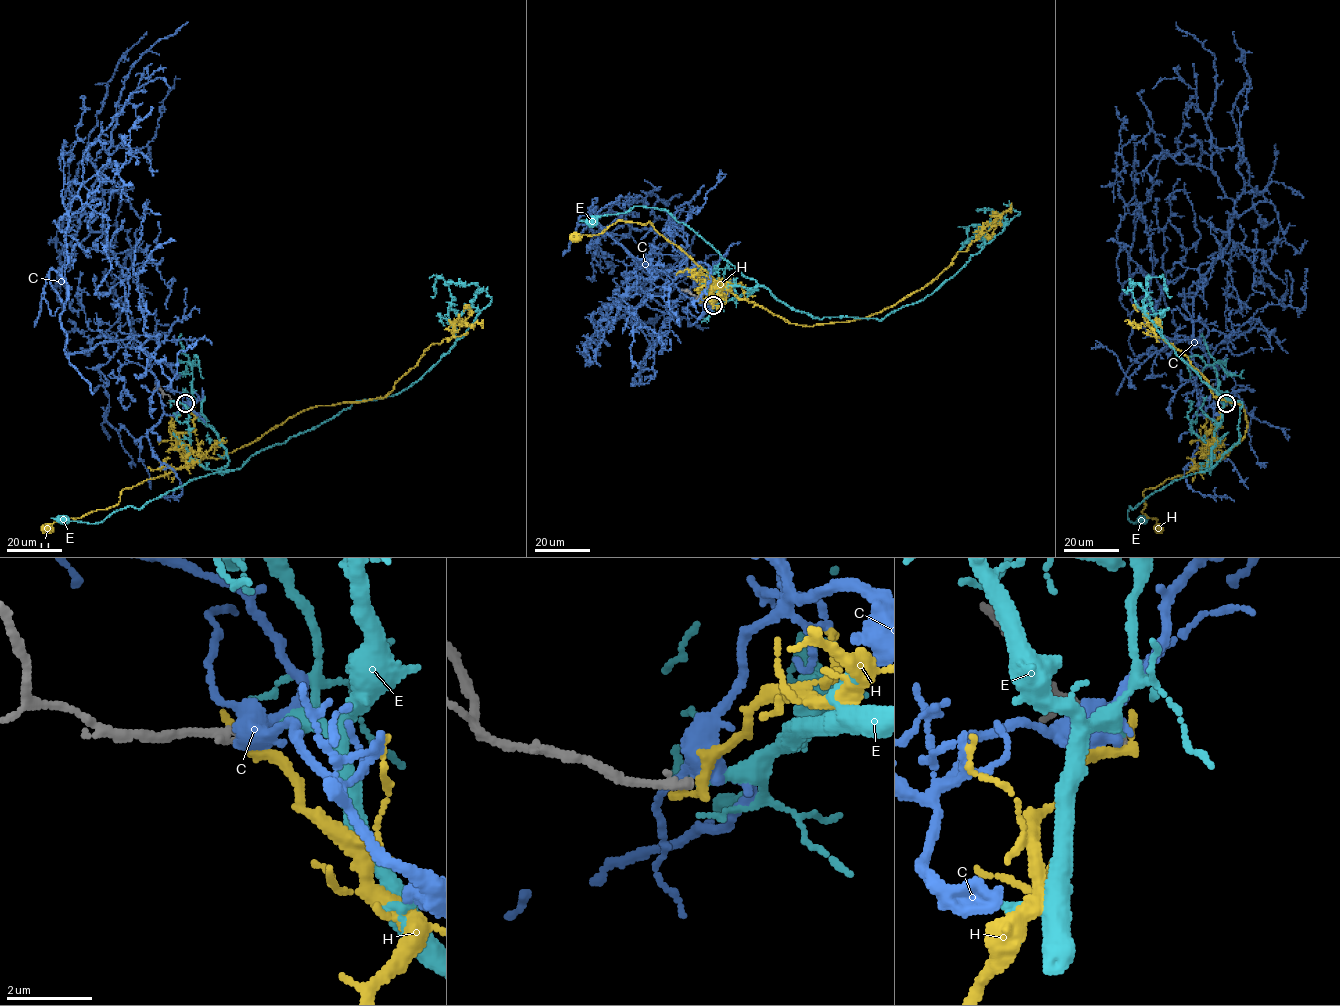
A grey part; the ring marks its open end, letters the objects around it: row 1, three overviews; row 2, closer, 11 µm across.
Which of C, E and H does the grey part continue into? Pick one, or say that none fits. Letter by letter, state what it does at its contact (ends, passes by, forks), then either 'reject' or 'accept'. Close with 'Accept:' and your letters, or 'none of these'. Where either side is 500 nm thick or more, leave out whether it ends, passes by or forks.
C: it forks | reject
E: it ends | accept
H: it ends | reject
Accept: E

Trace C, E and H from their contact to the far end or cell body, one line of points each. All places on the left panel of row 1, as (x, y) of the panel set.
C: (185, 403), (165, 414), (133, 339), (66, 355), (60, 320), (70, 204), (112, 180), (152, 107)
E: (185, 403), (217, 434), (228, 459), (219, 471), (228, 471), (190, 479), (95, 523), (62, 519)
H: (184, 403), (194, 416), (194, 429), (178, 436), (186, 468), (124, 488), (115, 505), (54, 522), (48, 528)

